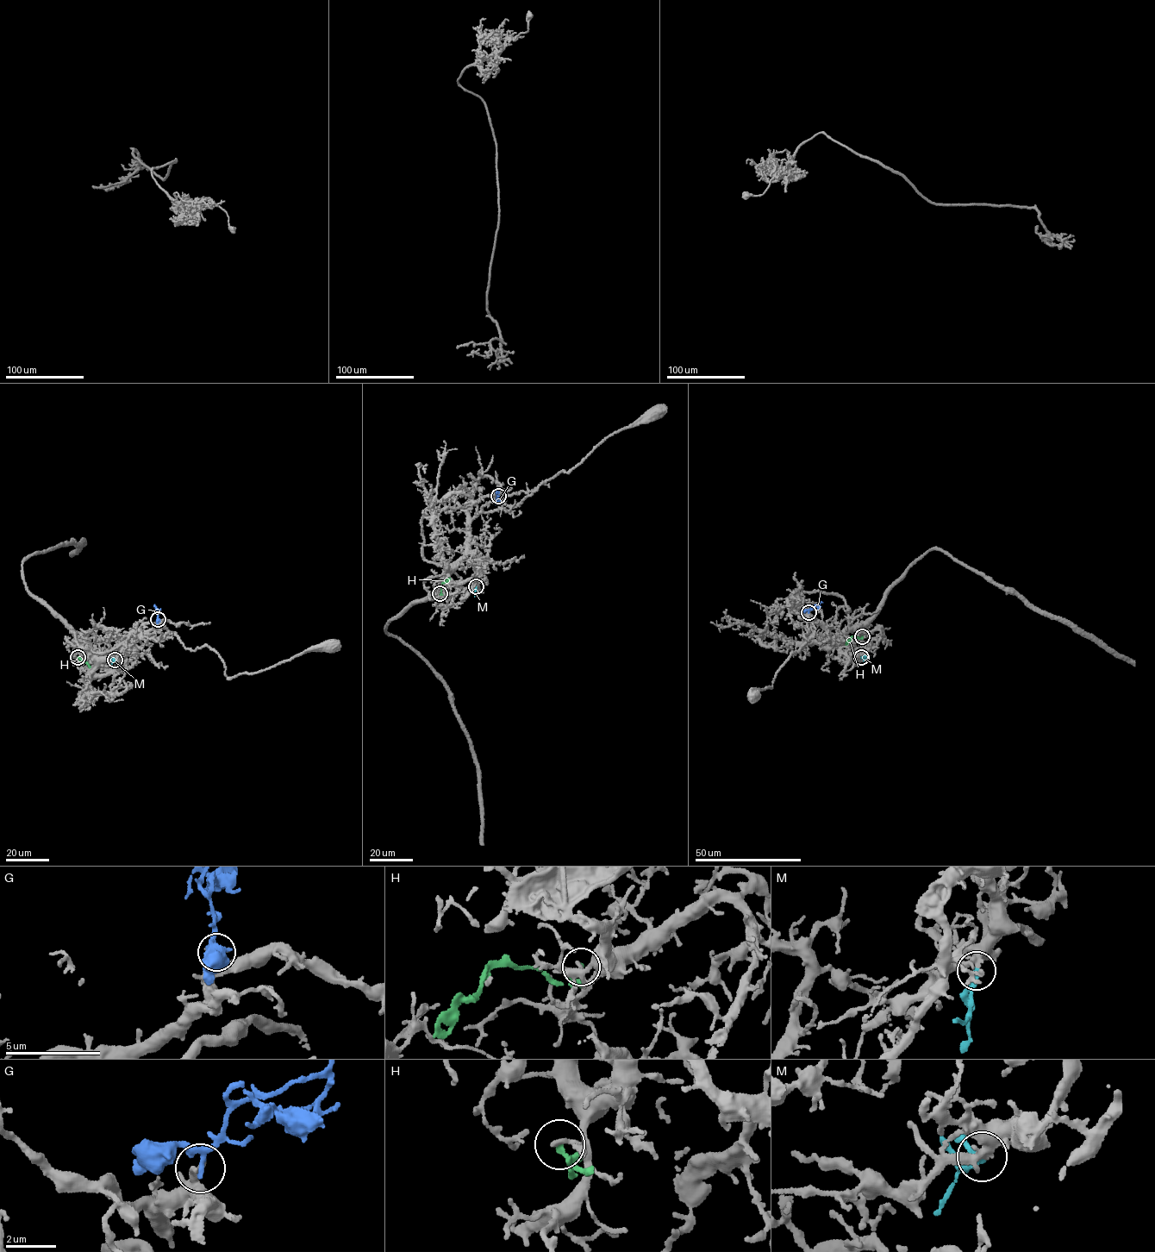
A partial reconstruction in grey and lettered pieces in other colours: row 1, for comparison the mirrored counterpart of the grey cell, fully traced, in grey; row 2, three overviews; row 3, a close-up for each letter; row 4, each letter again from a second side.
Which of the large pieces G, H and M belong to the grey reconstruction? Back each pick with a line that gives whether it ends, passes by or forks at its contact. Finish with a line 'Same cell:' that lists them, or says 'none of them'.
M: It passes by
Same cell: M

